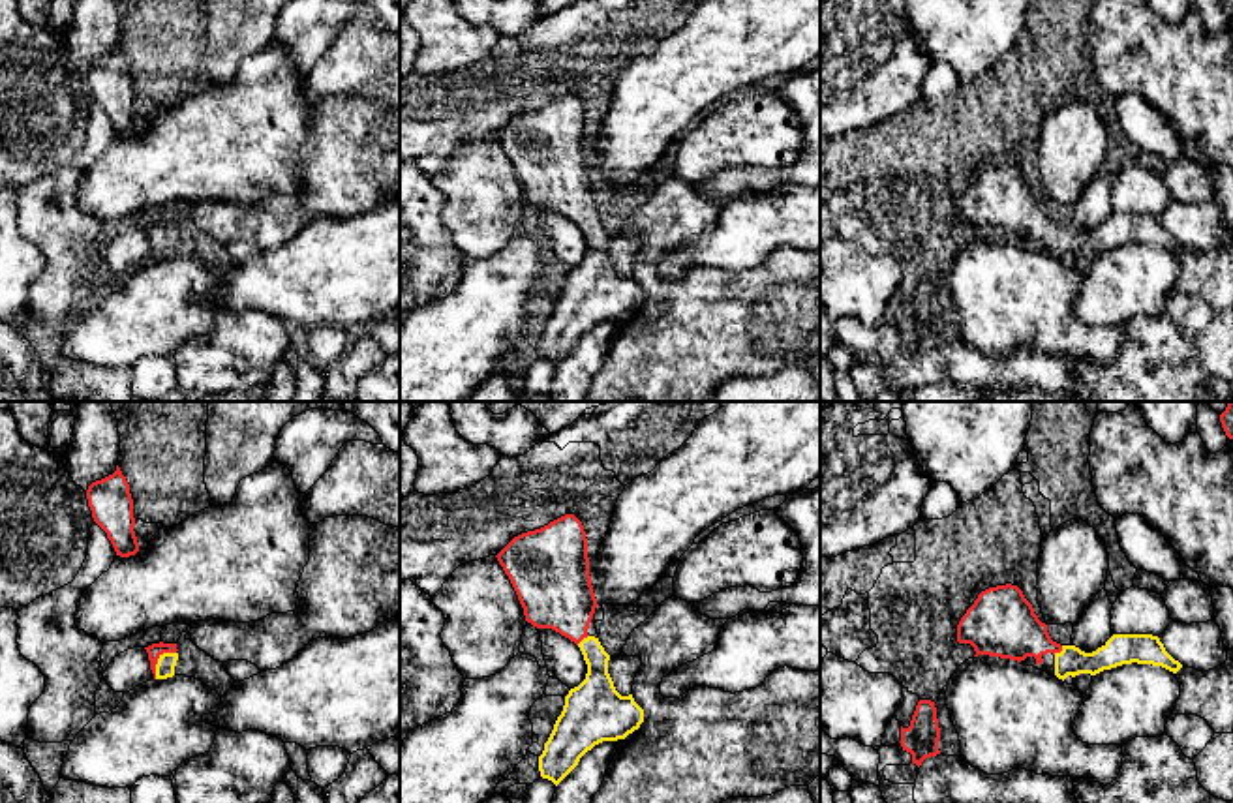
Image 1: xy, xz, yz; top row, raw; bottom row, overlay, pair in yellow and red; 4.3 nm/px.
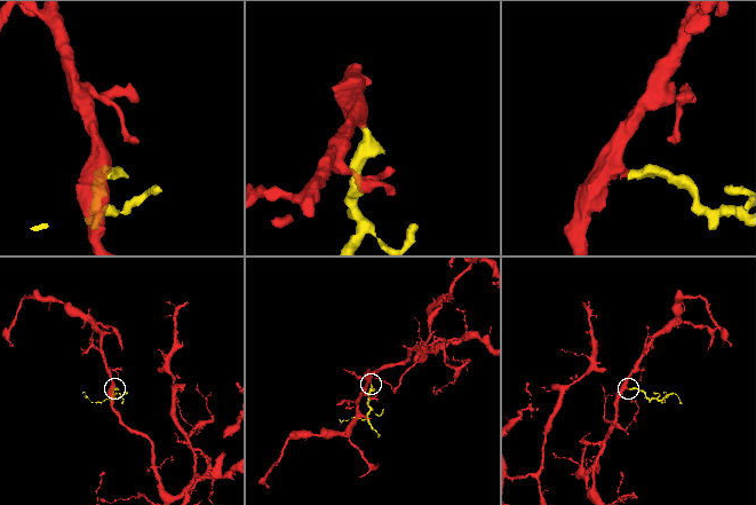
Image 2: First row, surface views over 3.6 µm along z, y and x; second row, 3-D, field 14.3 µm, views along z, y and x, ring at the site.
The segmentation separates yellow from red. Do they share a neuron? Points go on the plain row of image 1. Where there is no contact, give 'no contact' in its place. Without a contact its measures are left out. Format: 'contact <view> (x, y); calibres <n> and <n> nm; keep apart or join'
contact xy (158, 241); calibres 80 and 60 nm; join

